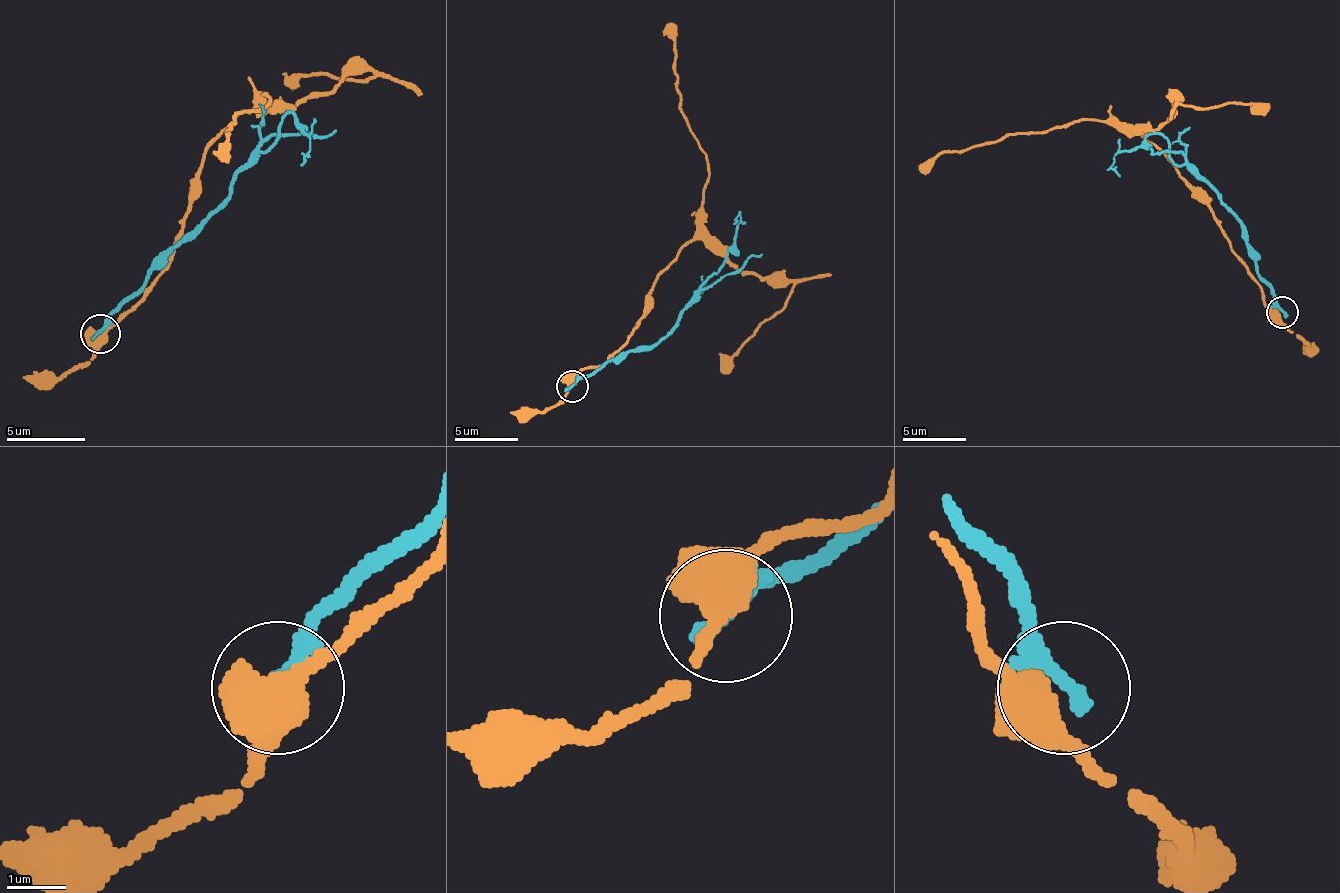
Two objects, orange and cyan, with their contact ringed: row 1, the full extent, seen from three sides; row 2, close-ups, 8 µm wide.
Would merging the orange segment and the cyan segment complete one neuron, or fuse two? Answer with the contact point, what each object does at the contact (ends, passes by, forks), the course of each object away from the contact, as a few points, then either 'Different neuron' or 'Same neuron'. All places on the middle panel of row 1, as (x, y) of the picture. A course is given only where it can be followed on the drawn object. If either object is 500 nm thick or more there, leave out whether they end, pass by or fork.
Place: (572, 386). At the ring orange forks. At the ring cyan ends. Course of orange: (572, 383), (643, 320), (655, 278), (694, 237), (703, 208), (710, 164), (681, 109), (668, 23). Course of cyan: (572, 387), (592, 377), (608, 361), (652, 348), (674, 326), (678, 317), (716, 278), (741, 218), (732, 224). Different neuron

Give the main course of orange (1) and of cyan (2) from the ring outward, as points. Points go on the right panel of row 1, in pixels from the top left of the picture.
1: (1279, 313), (1264, 300), (1216, 214), (1133, 131), (1104, 121), (1060, 124), (942, 150), (919, 172)
2: (1283, 313), (1273, 287), (1257, 271), (1244, 223), (1165, 137), (1149, 134), (1114, 156), (1120, 175)

